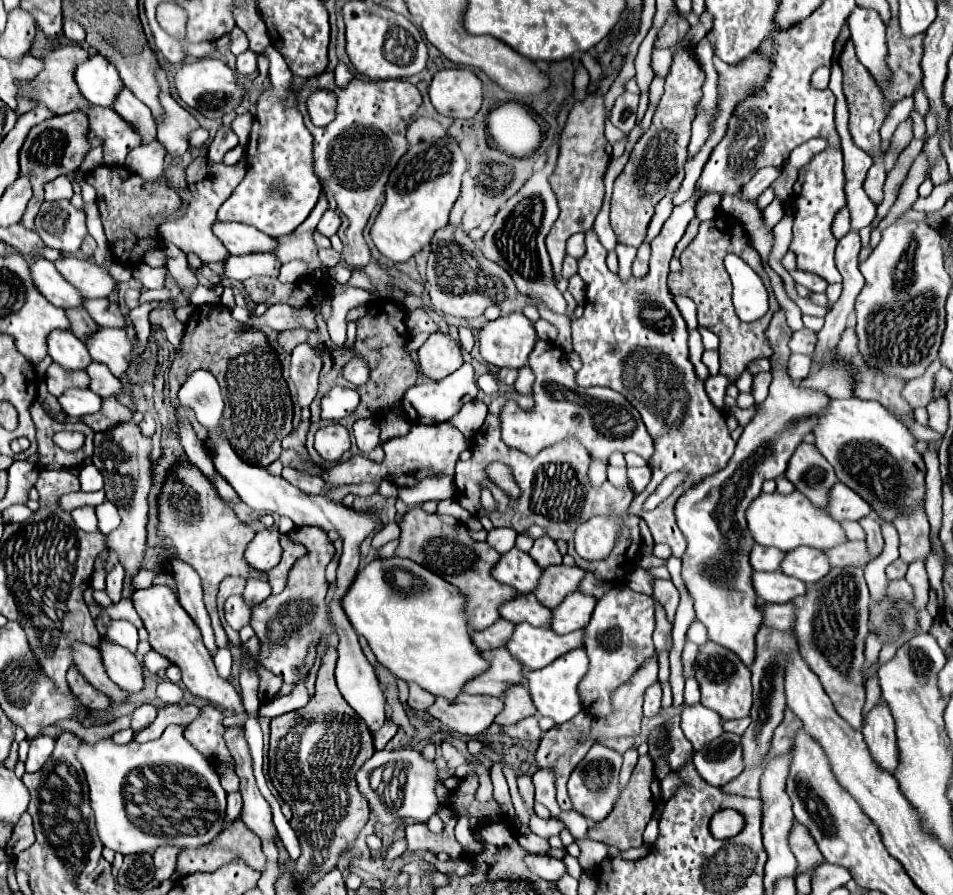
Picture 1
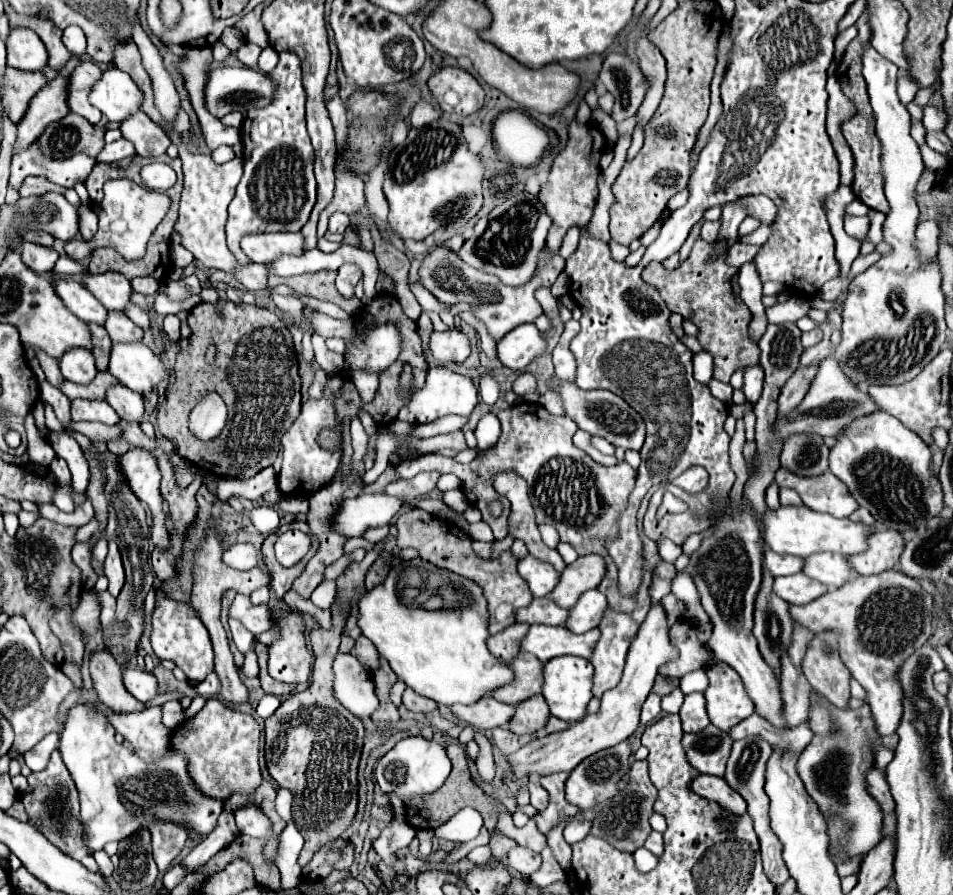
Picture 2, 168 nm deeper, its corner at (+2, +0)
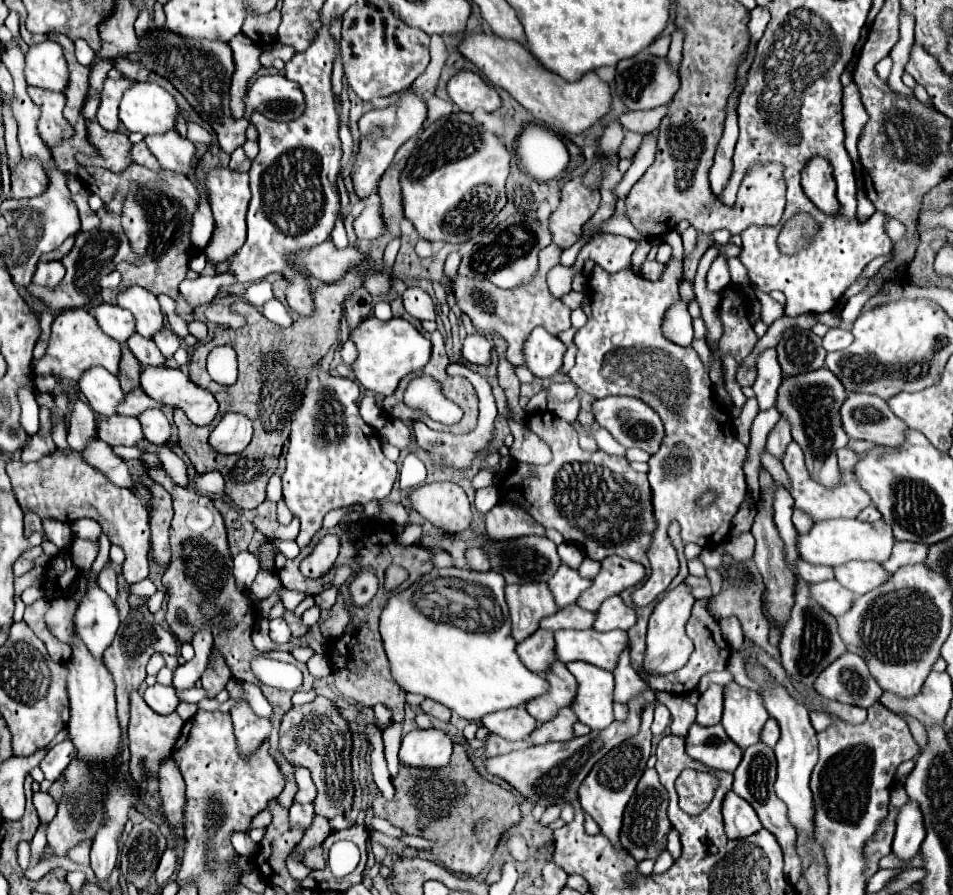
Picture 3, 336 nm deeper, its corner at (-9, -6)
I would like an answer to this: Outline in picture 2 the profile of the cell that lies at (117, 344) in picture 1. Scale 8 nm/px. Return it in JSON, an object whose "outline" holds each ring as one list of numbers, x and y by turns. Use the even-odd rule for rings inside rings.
{"outline":[[142,342,114,344,110,356,110,374,114,374,120,384,128,386,138,394,148,394,158,388,166,378,166,366,160,356,156,356]]}

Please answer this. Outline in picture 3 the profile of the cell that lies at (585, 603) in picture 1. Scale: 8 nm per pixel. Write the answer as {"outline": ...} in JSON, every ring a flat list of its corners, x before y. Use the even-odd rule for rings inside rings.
{"outline":[[619,596,607,598,601,608,597,610,597,618,593,628,597,632,607,632,607,630,629,630,635,624,635,610,625,606]]}

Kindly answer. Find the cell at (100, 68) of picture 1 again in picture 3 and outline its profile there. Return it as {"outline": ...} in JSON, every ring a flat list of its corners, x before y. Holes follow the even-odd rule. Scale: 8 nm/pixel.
{"outline":[[135,82,131,88,125,90,119,106,119,120,129,132,141,132,141,134,163,134,167,130,173,130,173,118,177,114,177,102,175,98,161,86,153,82]]}

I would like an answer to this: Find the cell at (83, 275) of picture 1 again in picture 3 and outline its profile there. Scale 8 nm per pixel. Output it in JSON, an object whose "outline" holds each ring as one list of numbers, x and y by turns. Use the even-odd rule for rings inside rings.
{"outline":[[131,286,129,290,119,292,117,306,127,308,135,316,135,330,141,336,151,338,163,328,163,314,157,298,141,286]]}

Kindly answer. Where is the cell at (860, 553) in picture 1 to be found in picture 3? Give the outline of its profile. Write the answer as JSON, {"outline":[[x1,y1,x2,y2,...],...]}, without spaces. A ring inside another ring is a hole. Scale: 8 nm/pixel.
{"outline":[[895,542,893,546,893,554,891,558,883,564,883,568,893,574,897,572,901,566,907,566,907,564,919,564,927,558,927,550,929,546,925,544,917,544,917,542]]}

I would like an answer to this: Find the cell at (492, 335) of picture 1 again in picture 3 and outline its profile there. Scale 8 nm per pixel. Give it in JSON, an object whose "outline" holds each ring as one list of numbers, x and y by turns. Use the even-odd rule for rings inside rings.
{"outline":[[535,328,525,342,525,366,537,378,551,378,561,370,565,350,565,344,557,336,545,332,545,328]]}

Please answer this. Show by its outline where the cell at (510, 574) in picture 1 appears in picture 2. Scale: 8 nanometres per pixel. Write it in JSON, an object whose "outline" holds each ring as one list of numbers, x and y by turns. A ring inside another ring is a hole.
{"outline":[[526,556,524,560,518,562,518,572,522,574,522,578,526,578,532,594,536,598,548,596,554,586,560,582,560,572,554,570,554,566,536,560,534,556]]}

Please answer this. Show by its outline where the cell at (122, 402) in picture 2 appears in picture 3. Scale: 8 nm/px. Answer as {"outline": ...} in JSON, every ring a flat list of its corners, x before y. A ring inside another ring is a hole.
{"outline":[[147,408,137,416,143,428,143,436,153,444,167,444,171,438,171,426,159,408]]}

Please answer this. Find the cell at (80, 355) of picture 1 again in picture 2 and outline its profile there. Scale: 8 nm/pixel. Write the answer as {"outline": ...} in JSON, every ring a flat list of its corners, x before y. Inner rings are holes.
{"outline":[[74,348,74,350,66,352,60,358,60,370,62,370,64,378,74,384,90,384,98,374,92,352,82,350,82,348]]}

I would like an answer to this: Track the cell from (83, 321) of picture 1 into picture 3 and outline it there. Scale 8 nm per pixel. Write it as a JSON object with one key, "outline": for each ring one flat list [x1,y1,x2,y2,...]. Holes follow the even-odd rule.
{"outline":[[121,346,121,372,119,372,119,382,123,392,129,392,131,388,139,386,139,374,141,374,141,364,133,356,133,352,127,346]]}

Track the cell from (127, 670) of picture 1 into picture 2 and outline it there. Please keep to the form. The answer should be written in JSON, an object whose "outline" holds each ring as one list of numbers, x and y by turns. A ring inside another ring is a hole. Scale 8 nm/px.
{"outline":[[122,666,122,676,124,676,126,690,140,702,148,702,158,696,158,682,154,674,132,666]]}

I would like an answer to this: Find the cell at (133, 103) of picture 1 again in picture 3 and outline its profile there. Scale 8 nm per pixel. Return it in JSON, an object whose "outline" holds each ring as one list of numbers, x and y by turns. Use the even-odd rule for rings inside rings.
{"outline":[[175,130,165,134,153,134,143,138,153,156,159,160,159,166,163,170,175,170,175,172,187,172,191,158,195,154,195,144,187,138,181,138]]}

